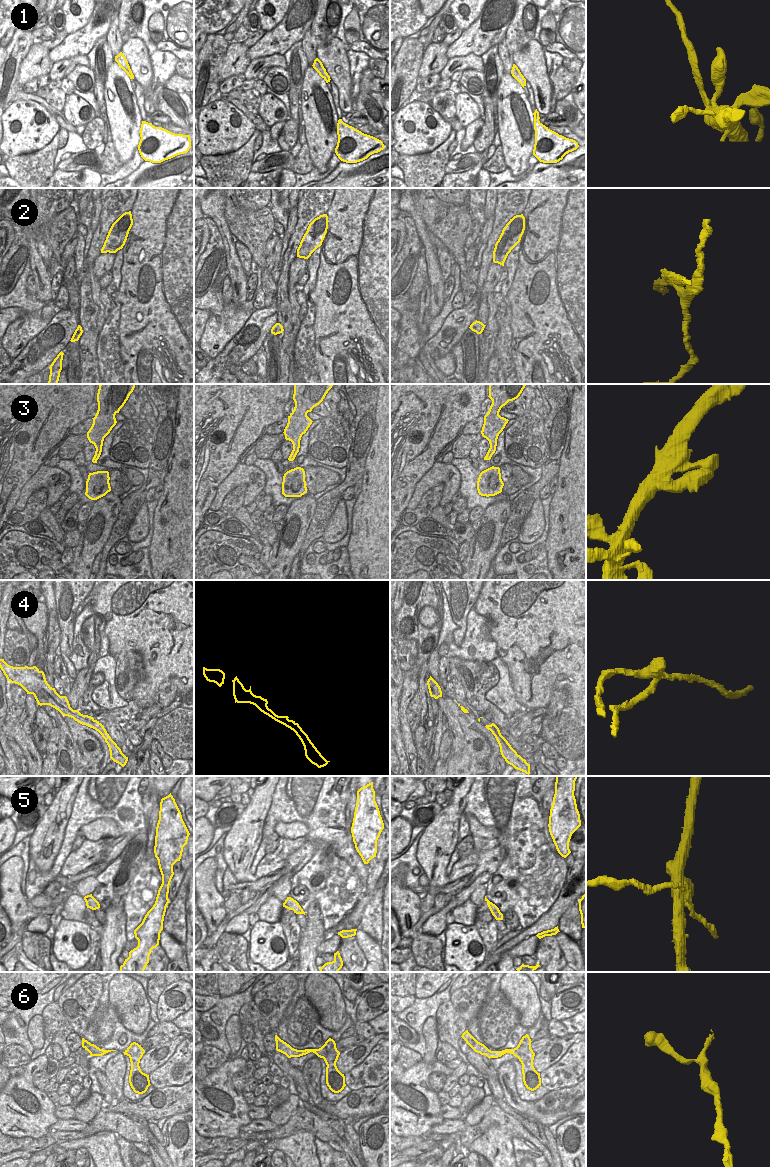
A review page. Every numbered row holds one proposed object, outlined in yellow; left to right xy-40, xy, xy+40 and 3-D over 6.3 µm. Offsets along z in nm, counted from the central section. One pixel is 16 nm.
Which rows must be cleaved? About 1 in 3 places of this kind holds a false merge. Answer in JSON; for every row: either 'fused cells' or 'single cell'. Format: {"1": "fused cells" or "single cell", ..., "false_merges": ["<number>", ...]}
{"1": "fused cells", "2": "fused cells", "3": "single cell", "4": "fused cells", "5": "fused cells", "6": "single cell", "false_merges": ["1", "2", "4", "5"]}

